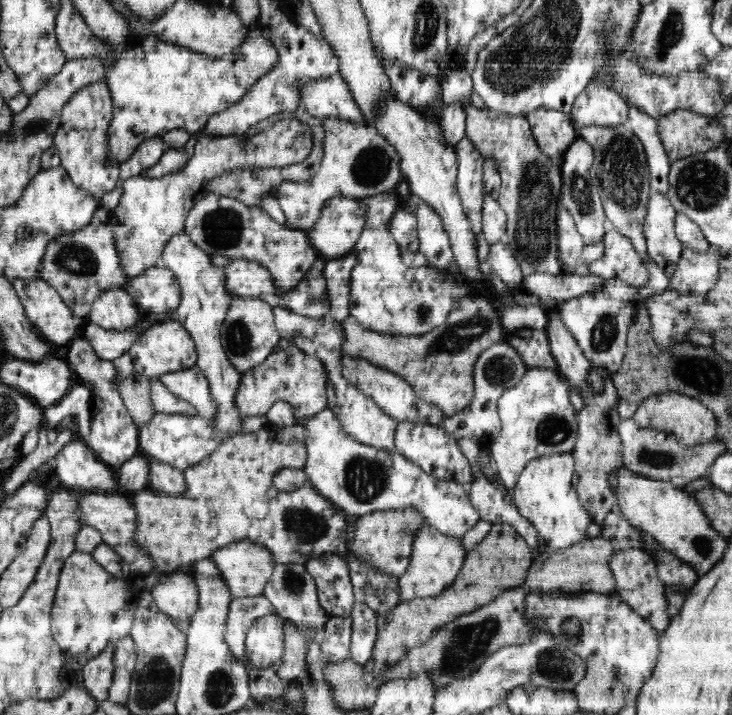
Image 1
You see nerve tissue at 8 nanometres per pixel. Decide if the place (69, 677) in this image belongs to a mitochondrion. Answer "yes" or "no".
no

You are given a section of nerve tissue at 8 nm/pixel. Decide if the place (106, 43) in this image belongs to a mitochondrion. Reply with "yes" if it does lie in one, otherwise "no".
no

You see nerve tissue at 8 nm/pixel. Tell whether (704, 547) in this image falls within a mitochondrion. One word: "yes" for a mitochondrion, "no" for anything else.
yes

